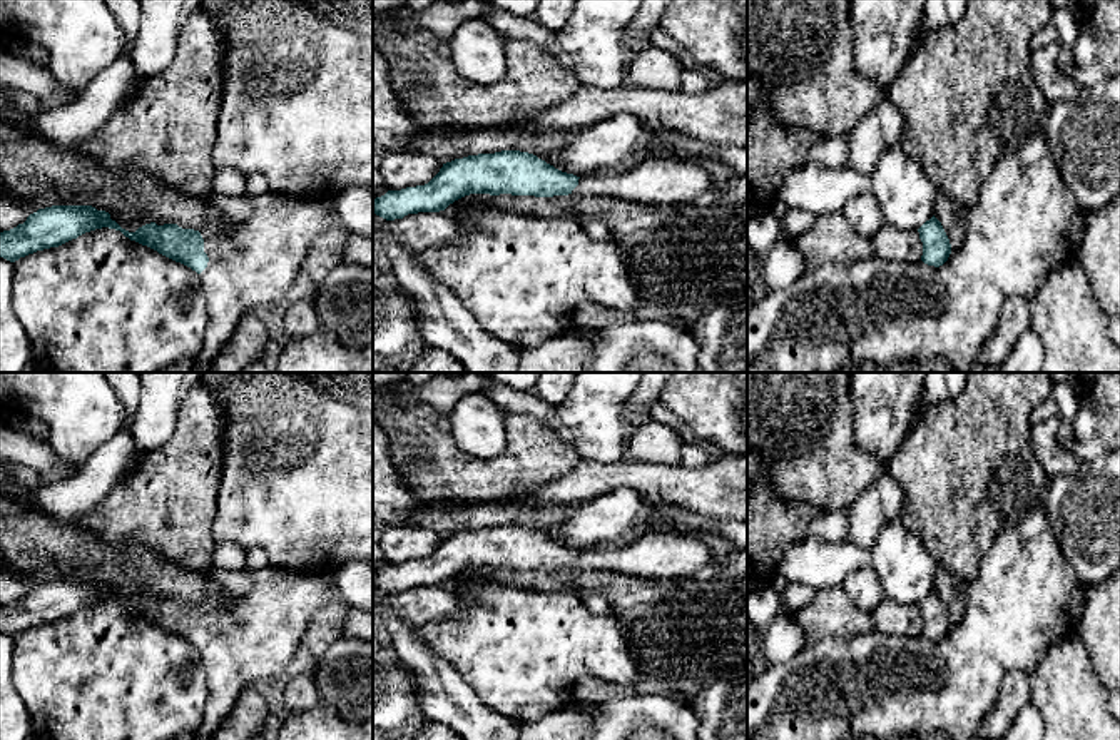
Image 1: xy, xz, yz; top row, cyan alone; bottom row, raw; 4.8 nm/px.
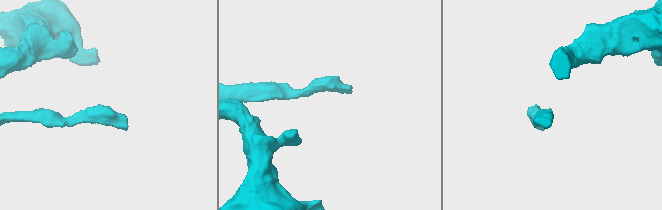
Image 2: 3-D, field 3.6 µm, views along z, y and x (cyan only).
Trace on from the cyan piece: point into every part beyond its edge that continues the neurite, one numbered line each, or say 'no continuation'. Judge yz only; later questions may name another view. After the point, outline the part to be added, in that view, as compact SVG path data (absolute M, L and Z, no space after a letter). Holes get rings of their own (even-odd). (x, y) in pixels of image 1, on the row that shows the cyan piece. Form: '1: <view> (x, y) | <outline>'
no continuation

